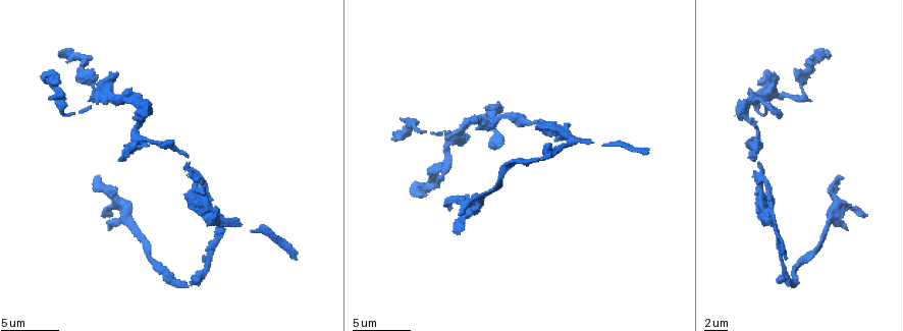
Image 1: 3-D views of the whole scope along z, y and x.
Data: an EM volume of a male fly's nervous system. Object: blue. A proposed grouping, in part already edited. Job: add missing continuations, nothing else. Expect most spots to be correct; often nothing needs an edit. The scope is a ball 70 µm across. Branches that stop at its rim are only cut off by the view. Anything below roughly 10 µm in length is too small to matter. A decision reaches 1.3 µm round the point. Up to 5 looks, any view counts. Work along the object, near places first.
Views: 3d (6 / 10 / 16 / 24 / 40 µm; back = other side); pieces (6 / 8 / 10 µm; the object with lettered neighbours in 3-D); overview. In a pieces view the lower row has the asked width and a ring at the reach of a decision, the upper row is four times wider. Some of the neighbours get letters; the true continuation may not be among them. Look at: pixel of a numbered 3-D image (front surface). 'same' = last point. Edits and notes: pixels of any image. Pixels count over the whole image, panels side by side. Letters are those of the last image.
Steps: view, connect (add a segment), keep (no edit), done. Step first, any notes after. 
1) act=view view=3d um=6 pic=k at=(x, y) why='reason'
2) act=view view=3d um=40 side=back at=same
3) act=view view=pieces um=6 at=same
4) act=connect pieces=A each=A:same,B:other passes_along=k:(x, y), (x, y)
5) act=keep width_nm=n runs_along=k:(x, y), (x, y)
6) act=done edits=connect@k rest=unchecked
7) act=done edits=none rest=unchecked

act=view view=pieces um=8 pic=1 at=(784, 257) why='an open end'

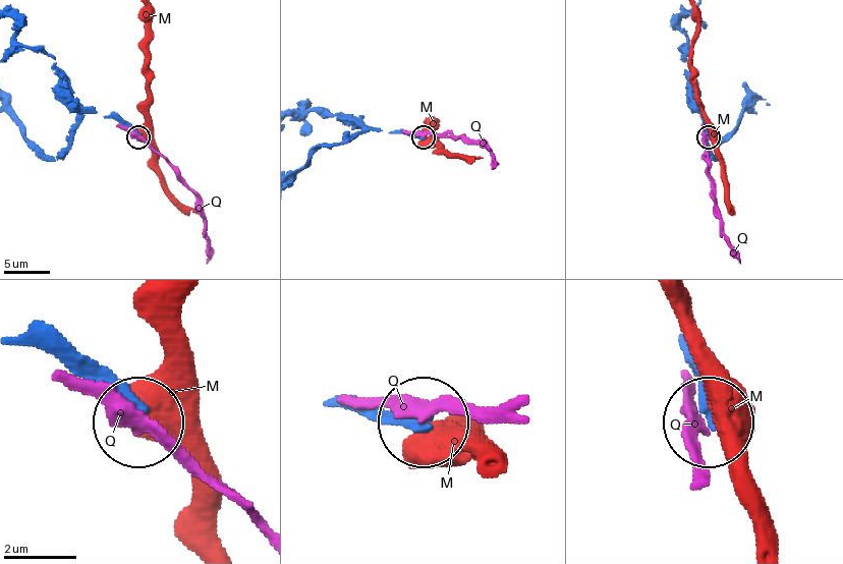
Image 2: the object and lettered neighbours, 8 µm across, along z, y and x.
act=keep each=M:other,Q:other found='no lettered segment goes on from it'

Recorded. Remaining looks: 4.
act=view view=pieces um=10 pic=1 at=(447, 209) why='long arm stops here'

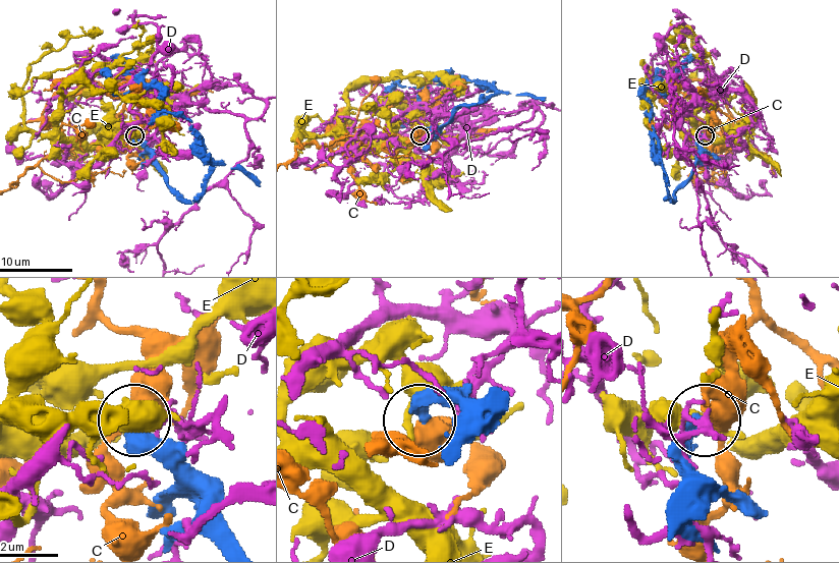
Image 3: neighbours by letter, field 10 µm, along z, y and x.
act=keep width_nm=360 each=C:other,D:other,E:other found='no lettered segment goes on from it'

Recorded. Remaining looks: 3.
act=view view=pieces um=6 pic=1 at=(119, 158) why='branch stops here'

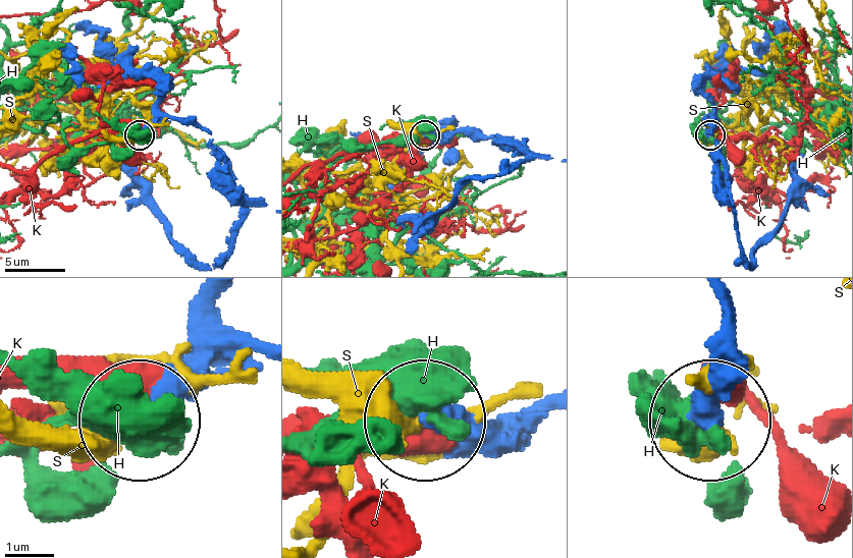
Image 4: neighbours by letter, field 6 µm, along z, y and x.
act=keep width_nm=420 each=H:other,K:other,S:other runs_along=4:(712, 358), (712, 410) found='none of them fits'

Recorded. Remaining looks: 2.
act=done edits=none rest=unchecked

